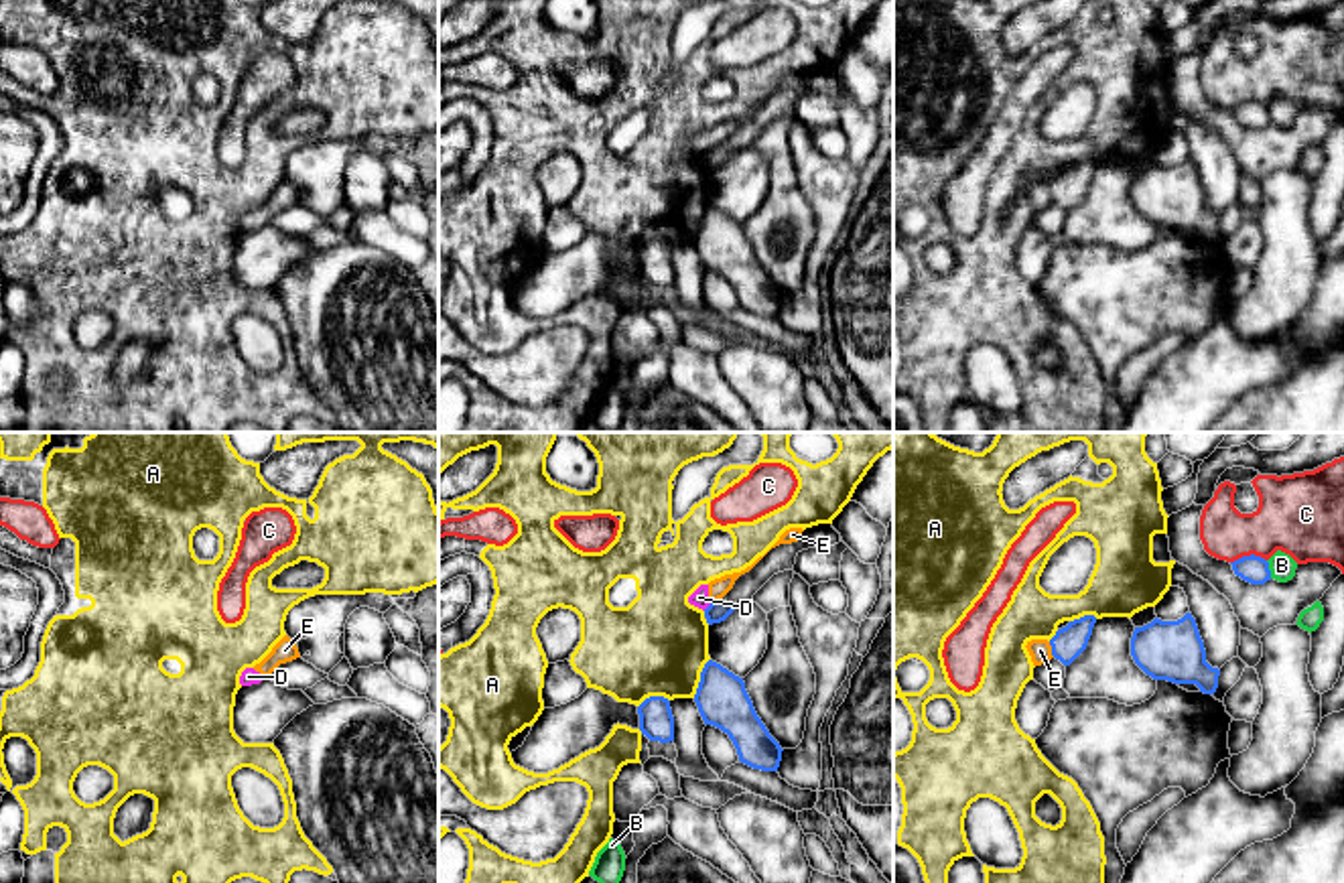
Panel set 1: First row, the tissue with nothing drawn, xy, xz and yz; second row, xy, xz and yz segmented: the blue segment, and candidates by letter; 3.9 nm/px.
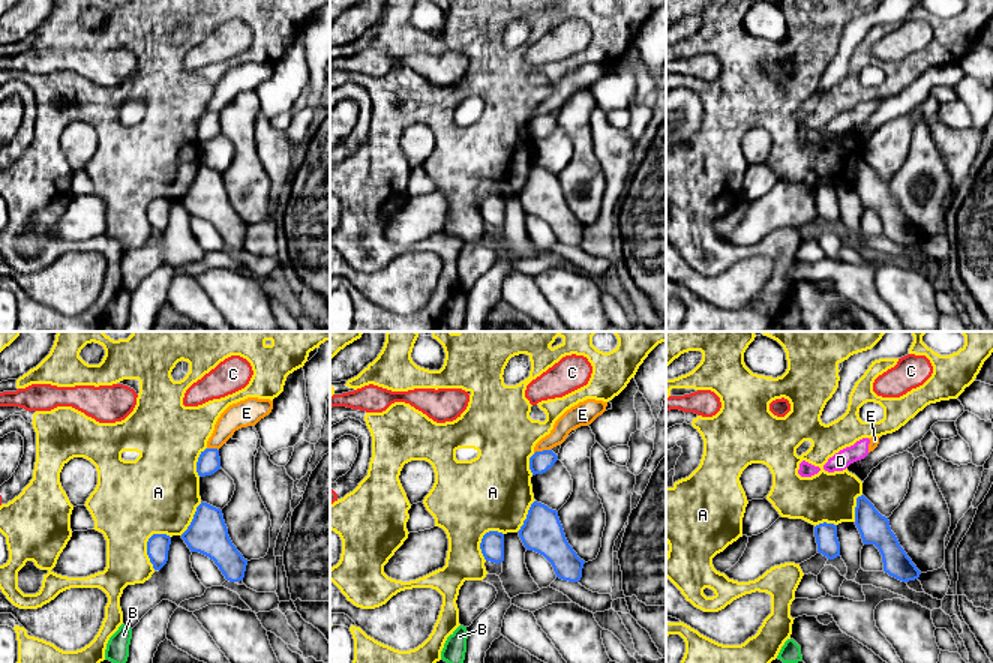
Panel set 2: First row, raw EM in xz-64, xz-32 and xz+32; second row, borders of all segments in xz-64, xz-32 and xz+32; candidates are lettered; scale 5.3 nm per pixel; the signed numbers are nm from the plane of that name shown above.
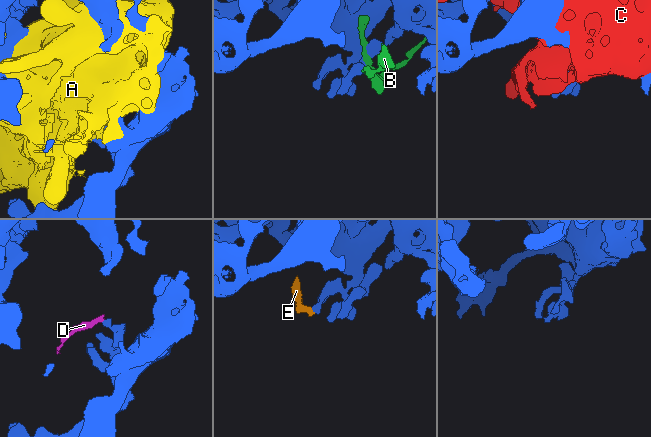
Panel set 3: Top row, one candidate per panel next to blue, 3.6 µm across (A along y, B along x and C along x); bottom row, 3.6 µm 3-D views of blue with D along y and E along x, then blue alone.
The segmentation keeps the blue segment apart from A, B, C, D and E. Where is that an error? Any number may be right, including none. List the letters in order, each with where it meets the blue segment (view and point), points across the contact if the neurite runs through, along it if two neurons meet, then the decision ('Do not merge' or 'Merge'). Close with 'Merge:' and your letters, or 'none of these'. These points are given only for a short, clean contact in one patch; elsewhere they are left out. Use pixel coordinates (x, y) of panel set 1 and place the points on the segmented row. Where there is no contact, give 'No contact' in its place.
A: Touches blue at xz (701, 678). Do not merge
B: Touches blue at yz (1267, 569). Boundary: yz (1265, 561), (1271, 577). Do not merge
C: Touches blue at yz (1247, 557). Do not merge
D: Touches blue at xz (709, 605). Boundary: xz (711, 603), (703, 609). Do not merge
E: Touches blue at yz (1052, 650). Boundary: yz (1048, 642), (1054, 656). Do not merge
Merge: none of these

